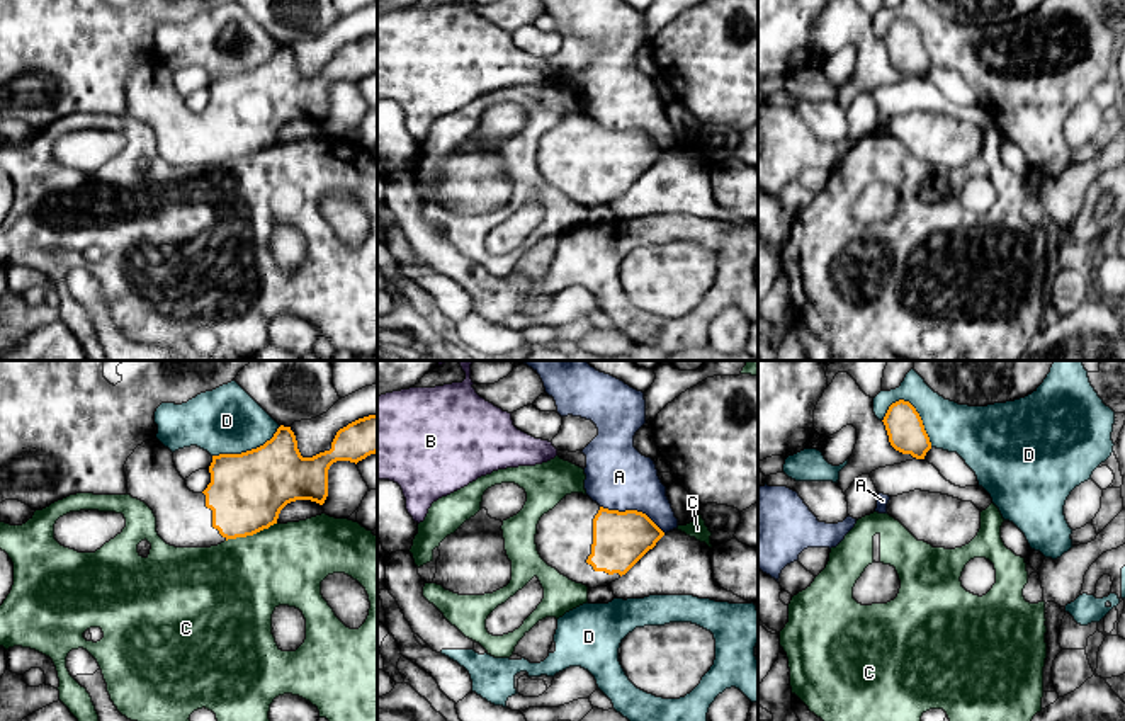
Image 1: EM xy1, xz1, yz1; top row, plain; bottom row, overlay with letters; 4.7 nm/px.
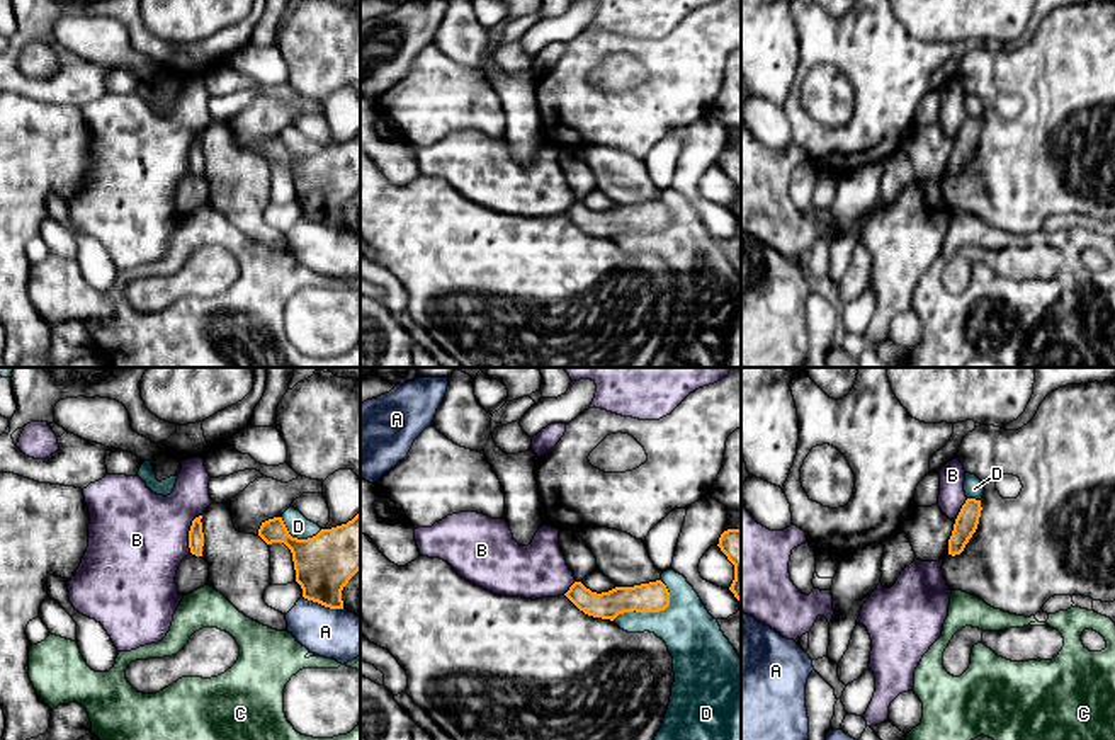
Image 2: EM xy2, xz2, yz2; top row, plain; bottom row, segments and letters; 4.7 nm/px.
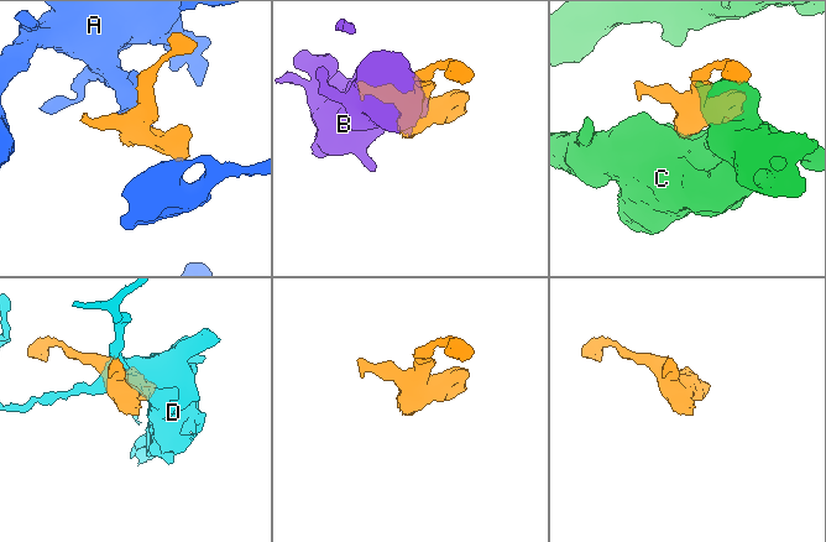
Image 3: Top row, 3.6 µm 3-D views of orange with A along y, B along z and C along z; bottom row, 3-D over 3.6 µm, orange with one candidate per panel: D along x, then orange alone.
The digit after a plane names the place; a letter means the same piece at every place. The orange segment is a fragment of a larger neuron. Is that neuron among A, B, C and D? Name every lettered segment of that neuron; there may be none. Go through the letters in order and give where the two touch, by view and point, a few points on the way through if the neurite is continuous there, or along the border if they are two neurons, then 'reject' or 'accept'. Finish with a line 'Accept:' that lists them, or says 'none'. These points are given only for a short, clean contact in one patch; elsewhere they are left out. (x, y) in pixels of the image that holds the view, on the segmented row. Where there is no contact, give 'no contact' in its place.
A: contact xz1 (633, 510); border xz1 (600, 505), (610, 510), (641, 510), (665, 533); reject
B: contact xy2 (189, 533); border xy2 (201, 514), (192, 521), (189, 531), (189, 552); reject
C: contact xy1 (252, 534); reject
D: contact xz2 (650, 611); reject
Accept: none

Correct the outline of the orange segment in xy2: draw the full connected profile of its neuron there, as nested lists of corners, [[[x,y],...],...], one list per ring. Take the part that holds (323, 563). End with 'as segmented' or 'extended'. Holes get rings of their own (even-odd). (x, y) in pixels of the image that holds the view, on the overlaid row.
[[[360,512],[347,524],[321,529],[308,539],[292,538],[282,521],[262,522],[258,536],[284,543],[291,553],[303,597],[330,609],[343,609],[342,590],[360,570]]]; as segmented

